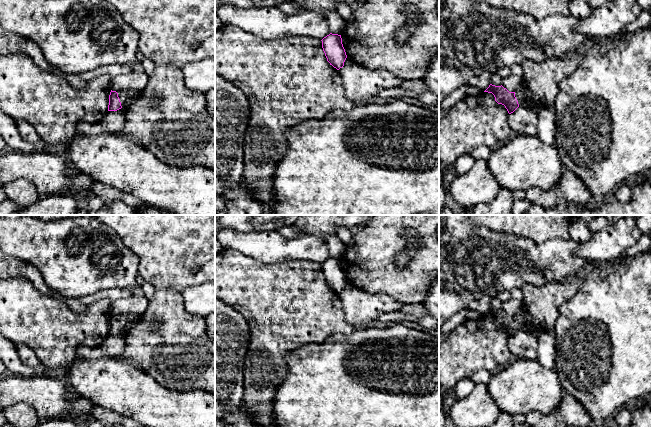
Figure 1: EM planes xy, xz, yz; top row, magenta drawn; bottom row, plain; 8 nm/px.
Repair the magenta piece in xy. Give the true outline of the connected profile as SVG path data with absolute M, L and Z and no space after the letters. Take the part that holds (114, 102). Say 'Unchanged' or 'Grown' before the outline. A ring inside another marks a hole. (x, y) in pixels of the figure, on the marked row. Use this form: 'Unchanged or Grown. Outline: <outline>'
Unchanged. Outline: M111 90L109 95L108 111L117 111L121 108L122 106L121 106L120 99L118 97L118 93L116 91Z

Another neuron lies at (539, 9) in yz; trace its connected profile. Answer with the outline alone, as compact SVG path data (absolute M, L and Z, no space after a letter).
M476 0L492 7L523 12L534 19L548 16L569 16L569 0Z

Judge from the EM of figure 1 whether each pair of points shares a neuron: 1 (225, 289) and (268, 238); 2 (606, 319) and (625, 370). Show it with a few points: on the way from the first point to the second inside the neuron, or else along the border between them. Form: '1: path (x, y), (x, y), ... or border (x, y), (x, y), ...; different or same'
1: border (230, 248), (234, 248), (260, 261), (275, 263); different
2: path (619, 332), (621, 334), (621, 352), (623, 357); same

